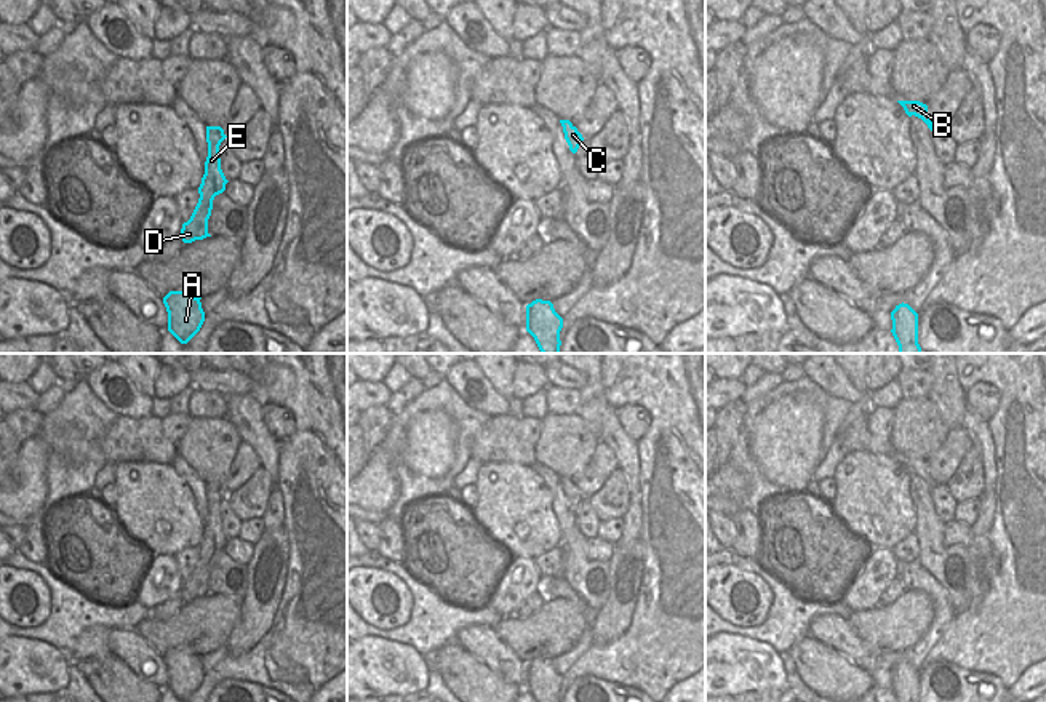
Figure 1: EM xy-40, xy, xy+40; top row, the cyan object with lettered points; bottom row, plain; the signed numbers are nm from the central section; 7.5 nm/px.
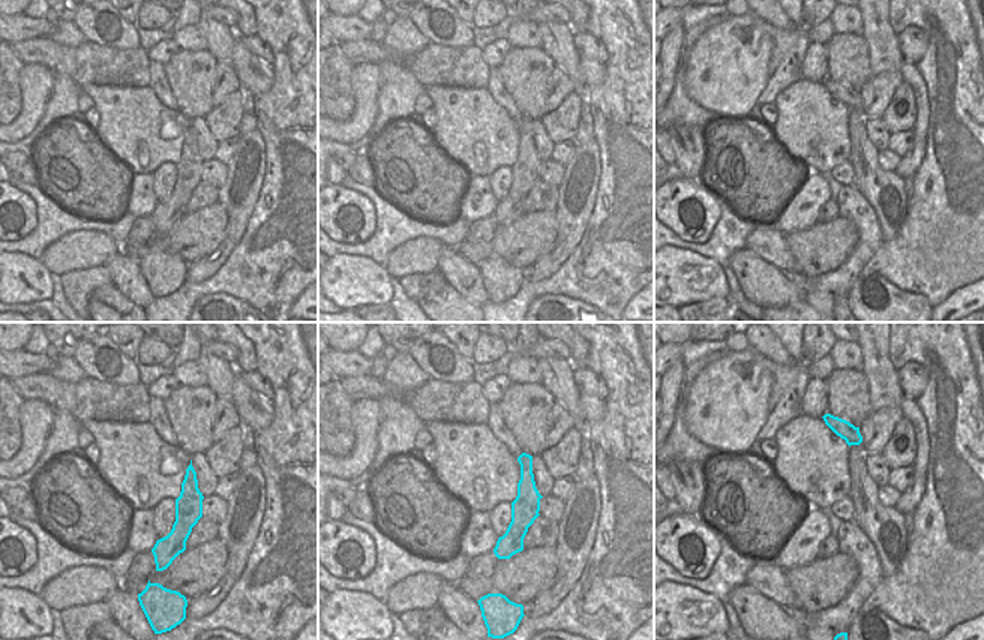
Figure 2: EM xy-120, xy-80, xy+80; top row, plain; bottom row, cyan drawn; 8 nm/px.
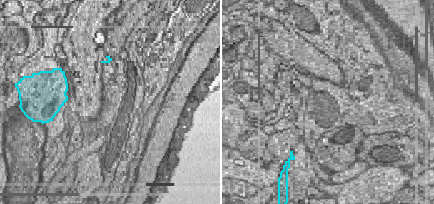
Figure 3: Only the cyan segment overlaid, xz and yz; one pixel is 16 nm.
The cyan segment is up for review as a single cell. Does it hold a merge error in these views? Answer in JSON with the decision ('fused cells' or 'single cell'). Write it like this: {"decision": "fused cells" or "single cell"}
{"decision": "single cell"}

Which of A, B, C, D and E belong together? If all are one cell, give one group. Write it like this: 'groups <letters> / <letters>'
groups A B C D E

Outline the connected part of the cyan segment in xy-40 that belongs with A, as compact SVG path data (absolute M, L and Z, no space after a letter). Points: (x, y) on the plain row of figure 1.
M170 649L163 656L168 670L168 689L181 700L187 702L202 686L205 670L202 656L187 649Z

